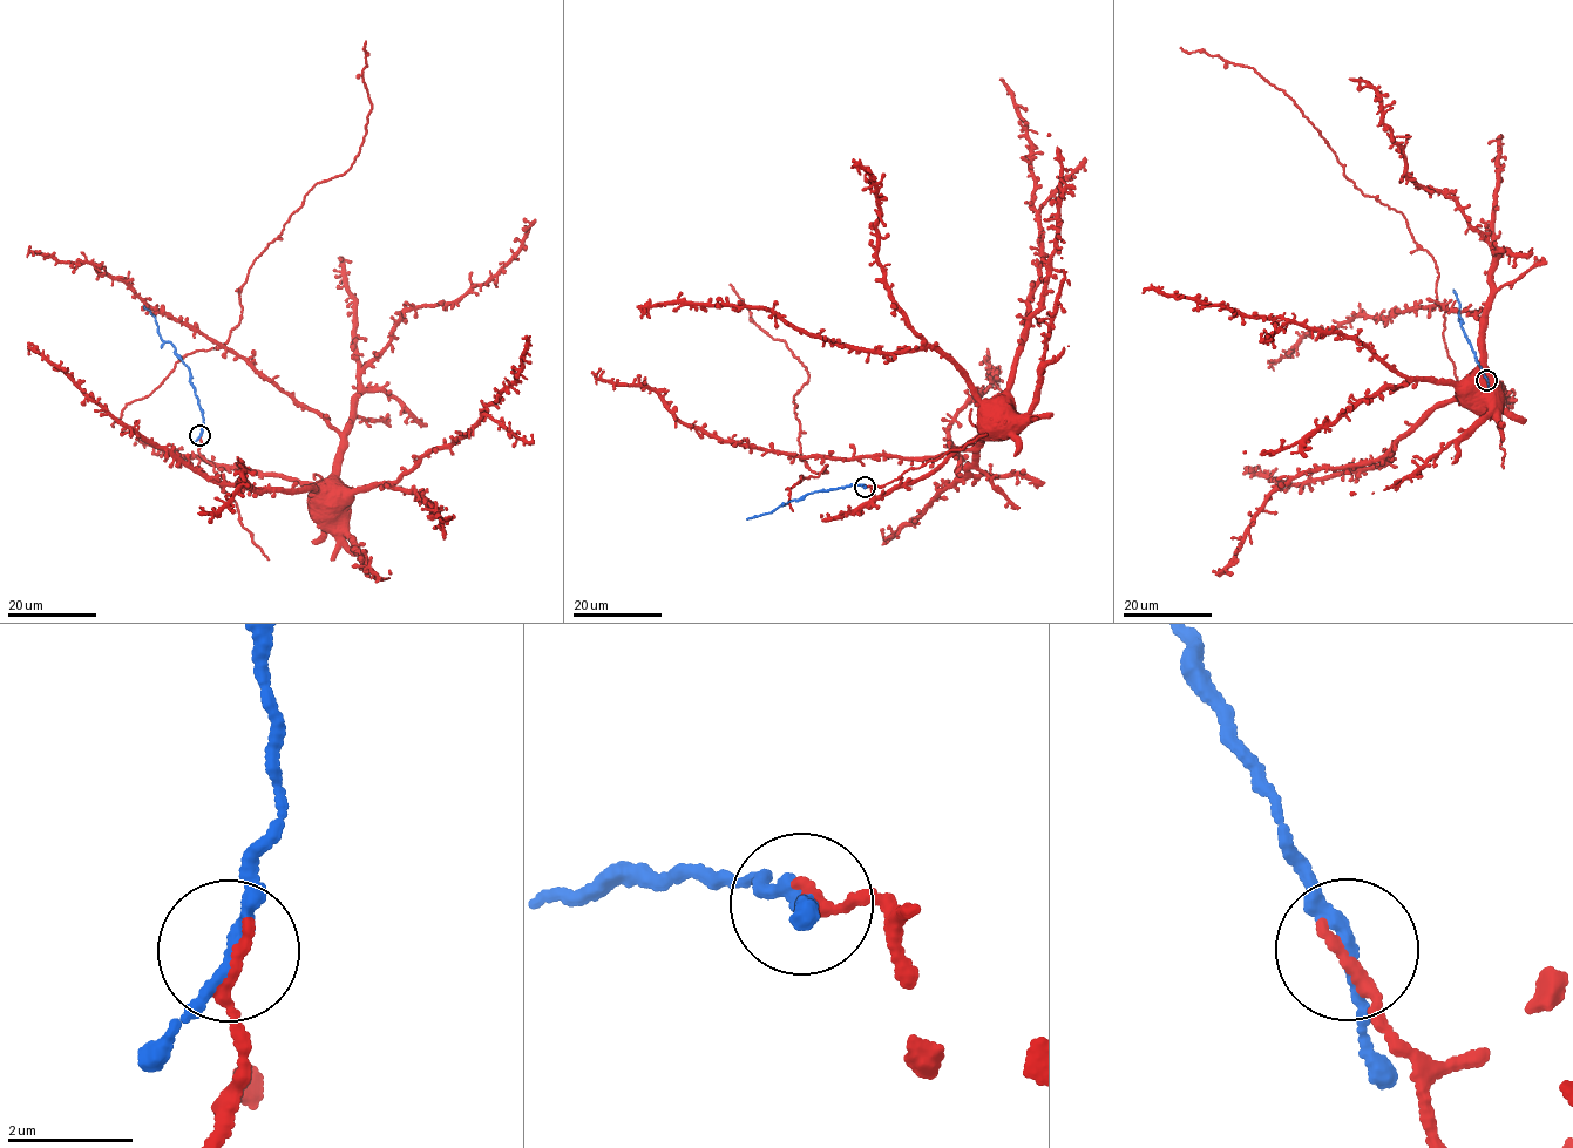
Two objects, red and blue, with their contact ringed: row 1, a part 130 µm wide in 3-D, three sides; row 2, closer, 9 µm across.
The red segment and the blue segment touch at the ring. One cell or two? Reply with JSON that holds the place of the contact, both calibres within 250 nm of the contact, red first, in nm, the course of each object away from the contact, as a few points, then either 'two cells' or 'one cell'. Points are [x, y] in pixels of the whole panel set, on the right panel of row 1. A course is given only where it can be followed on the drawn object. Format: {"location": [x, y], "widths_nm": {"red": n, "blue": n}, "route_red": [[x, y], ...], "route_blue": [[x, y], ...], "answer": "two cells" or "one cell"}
{"location": [1486, 380], "widths_nm": {"red": 220, "blue": 200}, "route_red": [[1486, 379], [1498, 406], [1505, 392], [1504, 386], [1496, 381], [1468, 381]], "route_blue": [[1486, 379], [1460, 327], [1459, 301], [1453, 290]], "answer": "one cell"}

